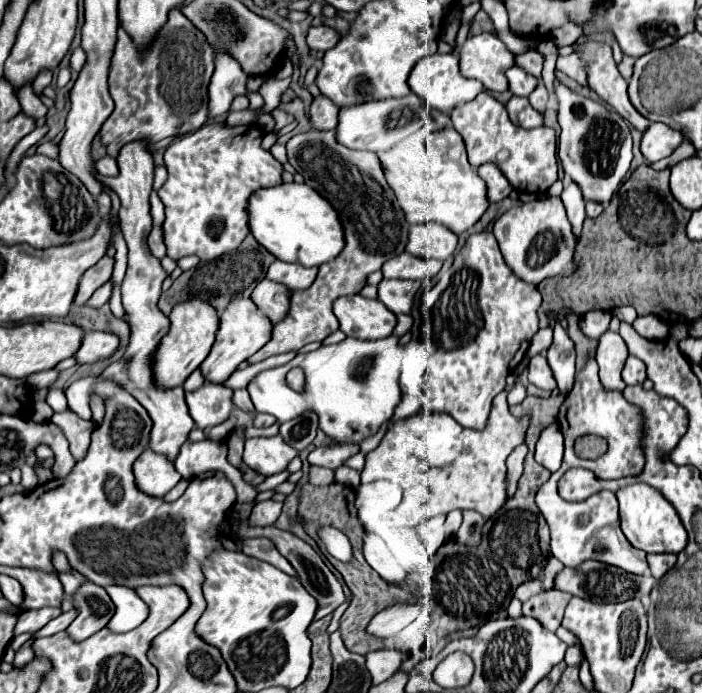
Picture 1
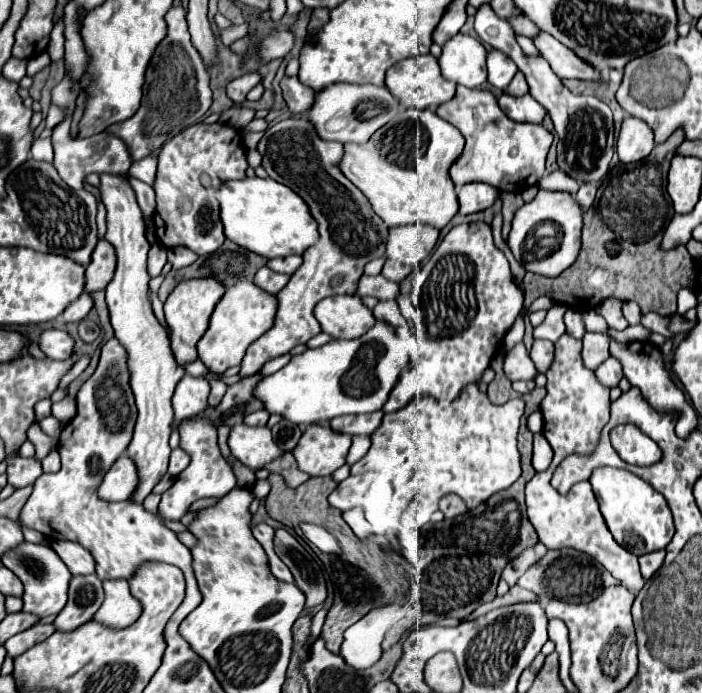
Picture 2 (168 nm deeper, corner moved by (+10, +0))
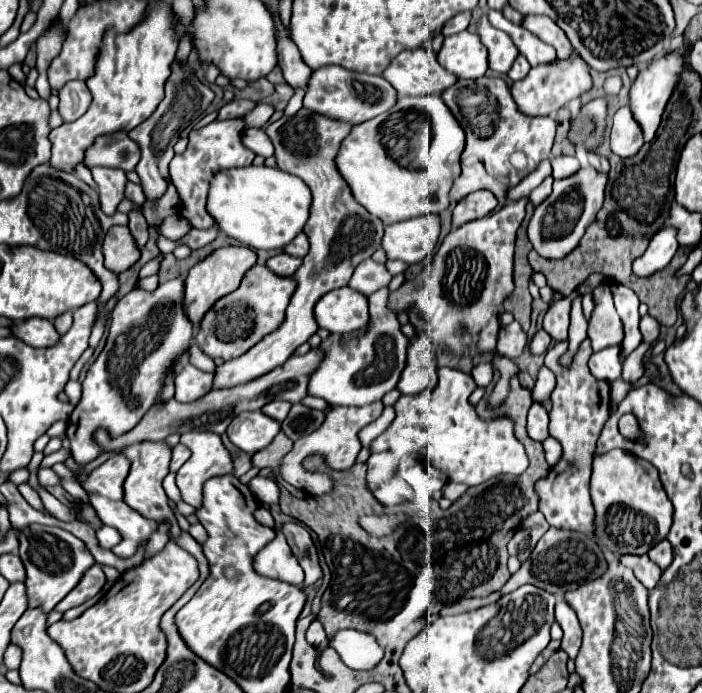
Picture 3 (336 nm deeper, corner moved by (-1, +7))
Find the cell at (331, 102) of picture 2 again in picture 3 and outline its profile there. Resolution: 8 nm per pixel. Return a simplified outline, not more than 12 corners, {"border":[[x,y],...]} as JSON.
{"border":[[314,69],[304,107],[348,123],[396,103],[380,75]]}

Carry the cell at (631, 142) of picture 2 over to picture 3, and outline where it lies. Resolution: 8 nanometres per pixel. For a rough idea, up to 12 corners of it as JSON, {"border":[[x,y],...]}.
{"border":[[630,107],[612,117],[610,151],[622,159],[642,147]]}

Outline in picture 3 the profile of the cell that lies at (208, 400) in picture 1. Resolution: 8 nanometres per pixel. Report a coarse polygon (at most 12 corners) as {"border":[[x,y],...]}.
{"border":[[184,363],[174,377],[174,399],[190,403],[212,389],[212,373]]}

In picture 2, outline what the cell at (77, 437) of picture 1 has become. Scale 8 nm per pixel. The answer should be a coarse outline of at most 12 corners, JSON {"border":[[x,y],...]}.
{"border":[[65,396],[53,404],[51,414],[57,420],[75,416],[75,400]]}

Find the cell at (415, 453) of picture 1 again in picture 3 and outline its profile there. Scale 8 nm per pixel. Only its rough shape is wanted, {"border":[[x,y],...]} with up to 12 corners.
{"border":[[472,375],[402,395],[372,453],[418,457],[442,481],[522,475],[508,417],[468,403]]}

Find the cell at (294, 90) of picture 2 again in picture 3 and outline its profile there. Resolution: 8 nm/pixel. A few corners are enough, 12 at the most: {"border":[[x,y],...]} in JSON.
{"border":[[272,9],[278,37],[278,67],[290,87],[306,87],[304,65],[280,15]]}

